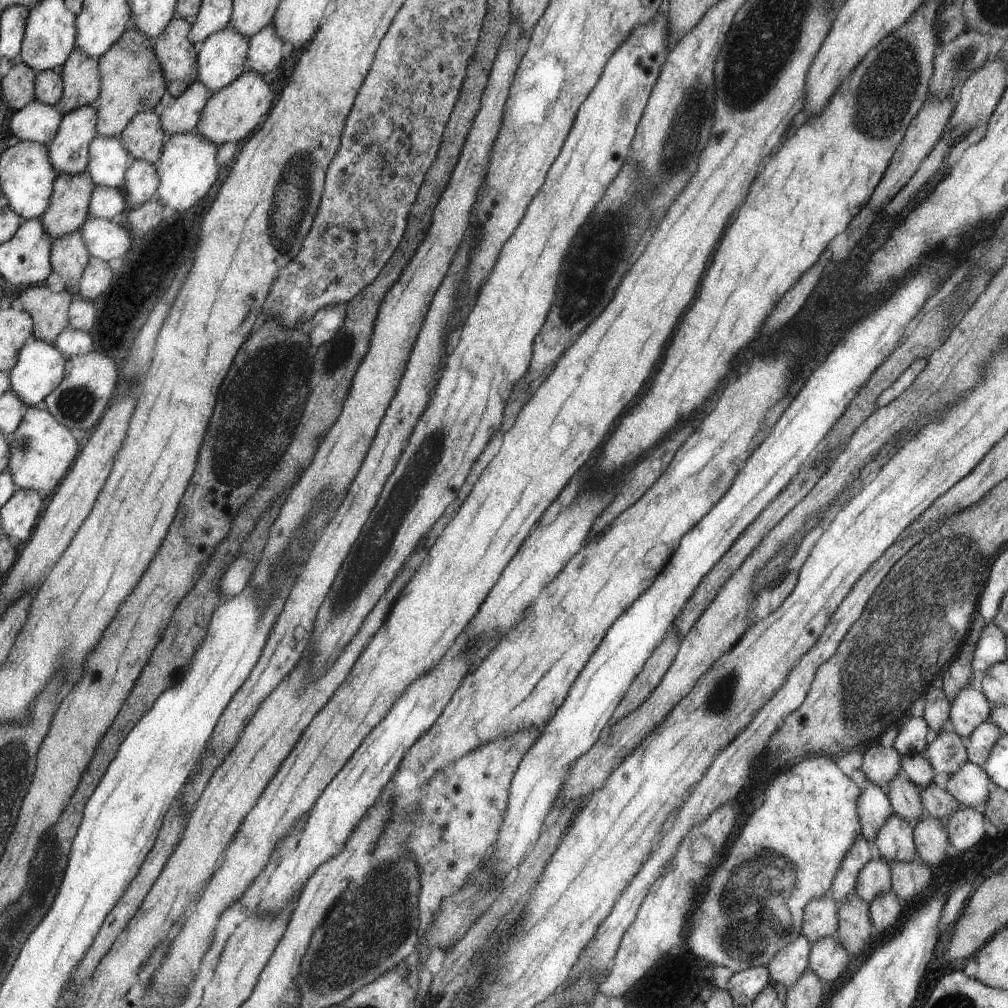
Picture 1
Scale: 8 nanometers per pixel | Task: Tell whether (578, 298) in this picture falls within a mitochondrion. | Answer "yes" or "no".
yes

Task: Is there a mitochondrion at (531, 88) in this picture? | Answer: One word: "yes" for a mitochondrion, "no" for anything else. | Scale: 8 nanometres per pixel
no

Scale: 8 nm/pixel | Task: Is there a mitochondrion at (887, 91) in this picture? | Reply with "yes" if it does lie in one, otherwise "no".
yes

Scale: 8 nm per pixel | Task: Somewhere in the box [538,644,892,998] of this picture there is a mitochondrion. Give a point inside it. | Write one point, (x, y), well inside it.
(755, 907)

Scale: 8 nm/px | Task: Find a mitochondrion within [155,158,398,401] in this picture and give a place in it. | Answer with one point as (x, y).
(266, 346)

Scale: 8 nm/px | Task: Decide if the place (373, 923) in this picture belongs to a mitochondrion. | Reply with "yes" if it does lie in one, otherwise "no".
yes

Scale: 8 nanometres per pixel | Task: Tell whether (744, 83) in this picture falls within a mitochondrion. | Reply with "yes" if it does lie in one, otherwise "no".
yes

